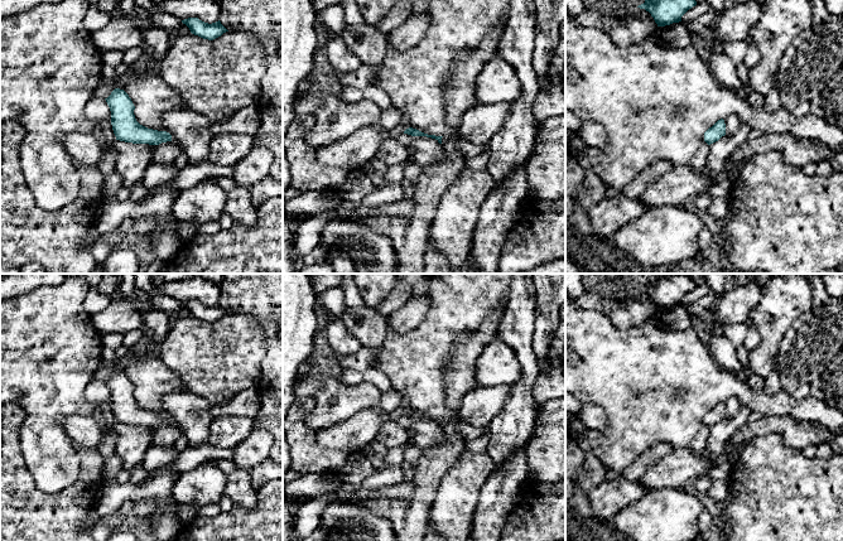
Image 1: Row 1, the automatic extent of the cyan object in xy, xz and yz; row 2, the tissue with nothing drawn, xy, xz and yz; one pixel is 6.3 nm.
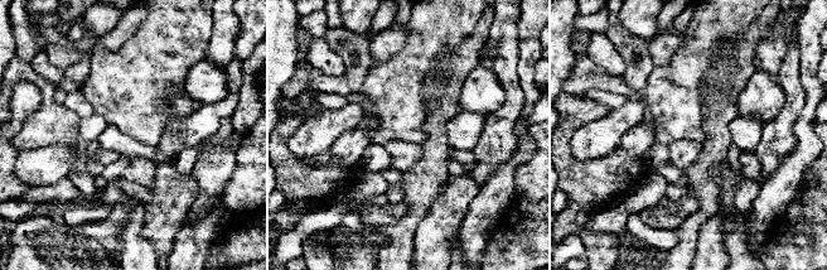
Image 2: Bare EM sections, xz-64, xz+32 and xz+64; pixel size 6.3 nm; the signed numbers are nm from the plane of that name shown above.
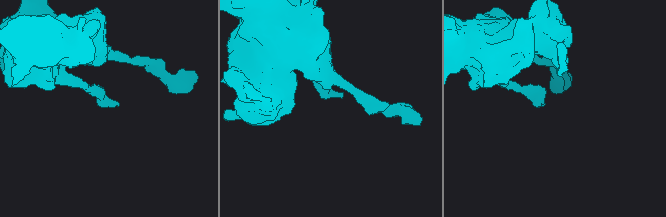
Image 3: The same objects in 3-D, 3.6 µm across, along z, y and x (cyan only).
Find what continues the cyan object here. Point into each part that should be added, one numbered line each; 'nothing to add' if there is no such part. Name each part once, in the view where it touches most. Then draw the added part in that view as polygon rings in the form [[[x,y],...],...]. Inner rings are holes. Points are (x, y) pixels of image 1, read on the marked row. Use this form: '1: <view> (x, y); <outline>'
nothing to add

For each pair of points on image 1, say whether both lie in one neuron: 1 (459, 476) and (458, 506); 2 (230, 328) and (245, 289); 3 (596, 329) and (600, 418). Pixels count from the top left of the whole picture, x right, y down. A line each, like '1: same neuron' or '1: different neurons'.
1: same neuron
2: different neurons
3: different neurons

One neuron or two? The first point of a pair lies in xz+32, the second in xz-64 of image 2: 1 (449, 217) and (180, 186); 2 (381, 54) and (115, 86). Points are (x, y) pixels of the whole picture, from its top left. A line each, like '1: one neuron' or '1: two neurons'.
1: one neuron
2: two neurons

